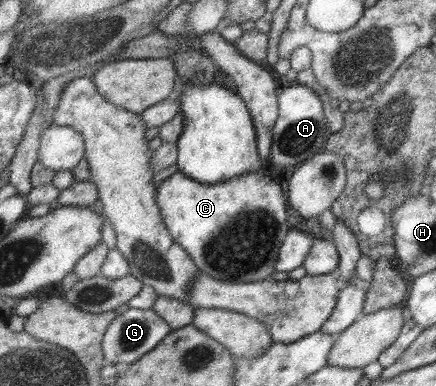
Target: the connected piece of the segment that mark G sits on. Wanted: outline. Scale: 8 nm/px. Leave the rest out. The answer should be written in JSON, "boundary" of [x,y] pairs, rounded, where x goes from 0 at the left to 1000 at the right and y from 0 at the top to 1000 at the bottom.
{"boundary":[[[291,798],[287,808],[268,813],[241,852],[232,883],[236,943],[294,946],[312,935],[323,920],[339,915],[362,886],[369,886],[392,850],[349,803]]]}

